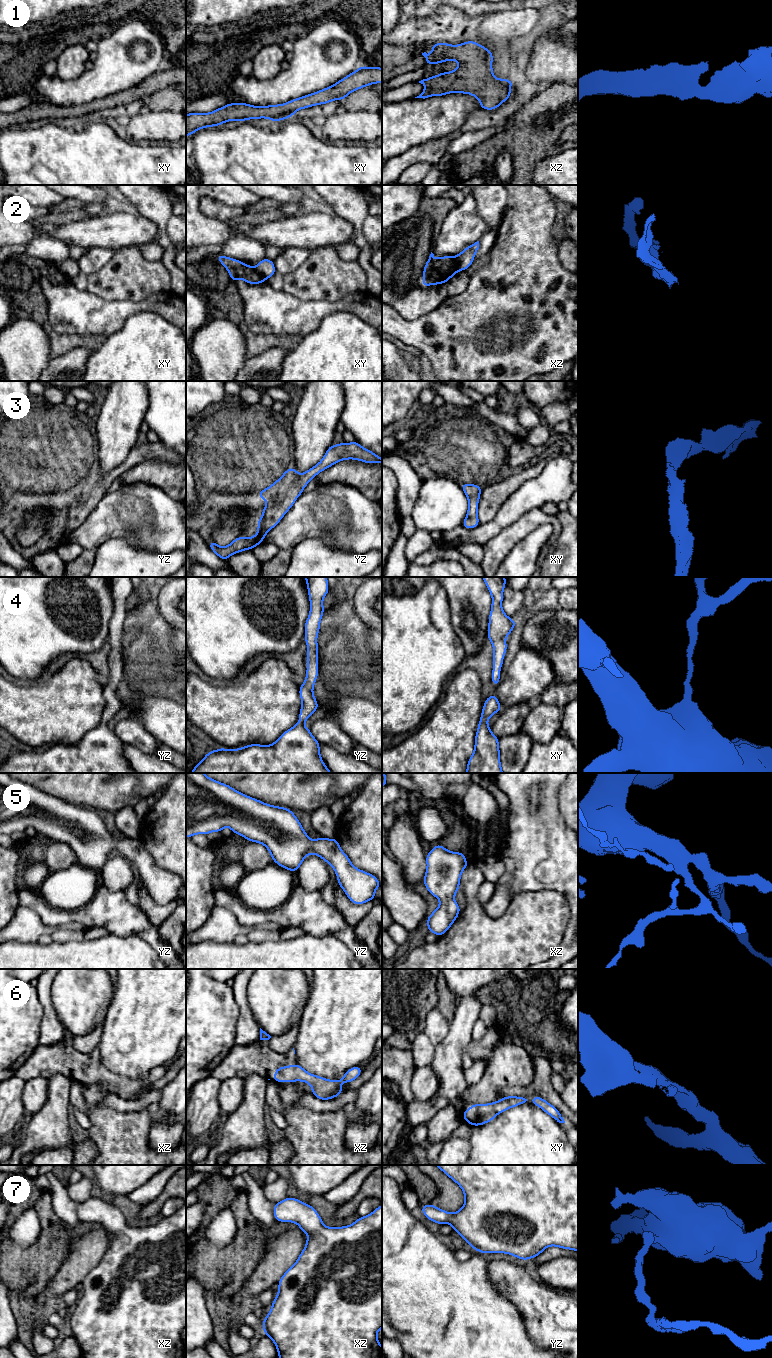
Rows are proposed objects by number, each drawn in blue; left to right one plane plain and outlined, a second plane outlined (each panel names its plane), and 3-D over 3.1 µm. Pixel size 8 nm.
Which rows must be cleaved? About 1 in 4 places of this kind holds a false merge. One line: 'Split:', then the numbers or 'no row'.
Split: 2

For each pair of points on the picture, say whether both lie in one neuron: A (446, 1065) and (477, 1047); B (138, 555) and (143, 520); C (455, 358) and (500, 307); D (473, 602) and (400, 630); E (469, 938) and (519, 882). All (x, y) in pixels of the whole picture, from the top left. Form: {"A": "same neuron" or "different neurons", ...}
{"A": "different neurons", "B": "different neurons", "C": "same neuron", "D": "different neurons", "E": "different neurons"}

